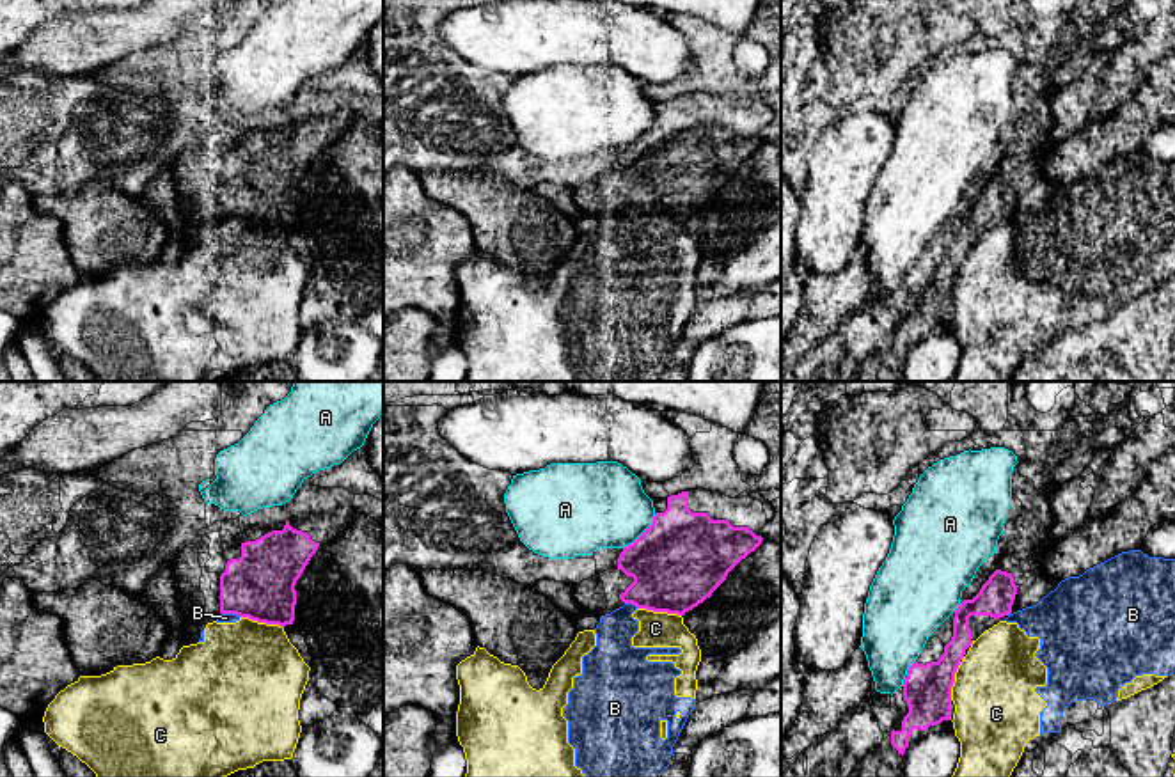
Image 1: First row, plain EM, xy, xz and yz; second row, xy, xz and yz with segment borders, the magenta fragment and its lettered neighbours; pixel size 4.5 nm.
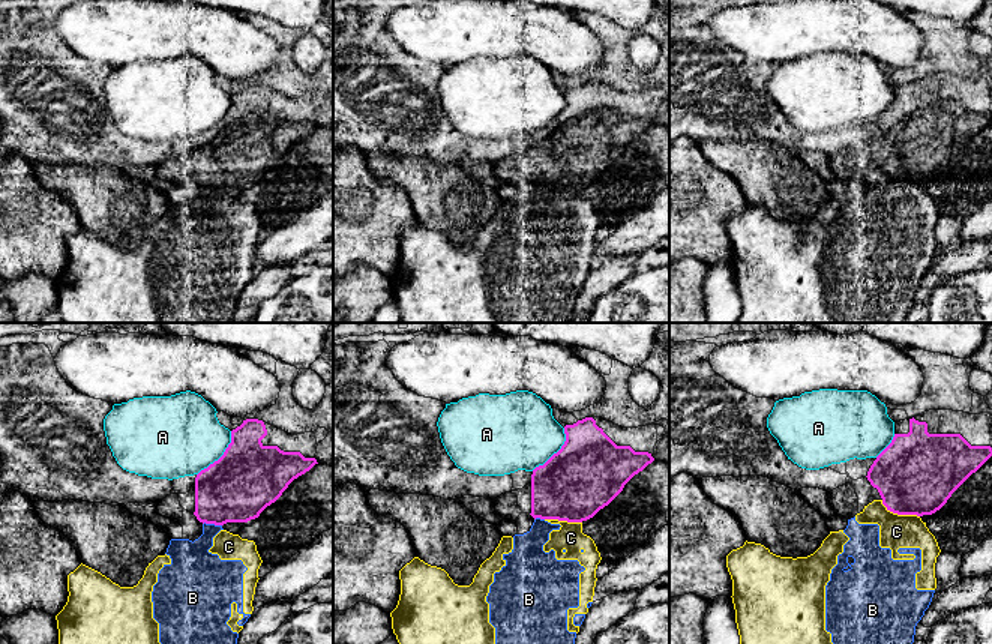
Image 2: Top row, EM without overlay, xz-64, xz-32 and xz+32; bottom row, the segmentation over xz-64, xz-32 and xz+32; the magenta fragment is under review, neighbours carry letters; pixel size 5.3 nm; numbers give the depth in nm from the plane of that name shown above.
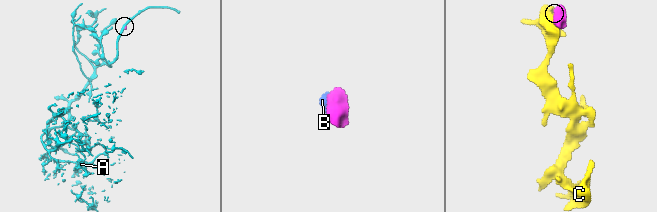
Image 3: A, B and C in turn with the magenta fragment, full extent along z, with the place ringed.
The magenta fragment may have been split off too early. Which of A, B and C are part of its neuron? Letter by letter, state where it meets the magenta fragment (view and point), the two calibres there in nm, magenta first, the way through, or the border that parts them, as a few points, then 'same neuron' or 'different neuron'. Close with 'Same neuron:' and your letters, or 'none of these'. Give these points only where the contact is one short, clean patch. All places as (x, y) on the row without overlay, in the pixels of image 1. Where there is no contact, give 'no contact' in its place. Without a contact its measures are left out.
A: meets magenta in xz at (643, 135); 420 nm thick on the magenta side, 380 nm on the other; different neuron
B: meets magenta in xz at (632, 206); 400 nm thick on the magenta side, 190 nm on the other; different neuron
C: meets magenta in xy at (261, 224); 300 nm thick on the magenta side, 480 nm on the other; different neuron
Same neuron: none of these

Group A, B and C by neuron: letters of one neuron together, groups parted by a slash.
A / B C

